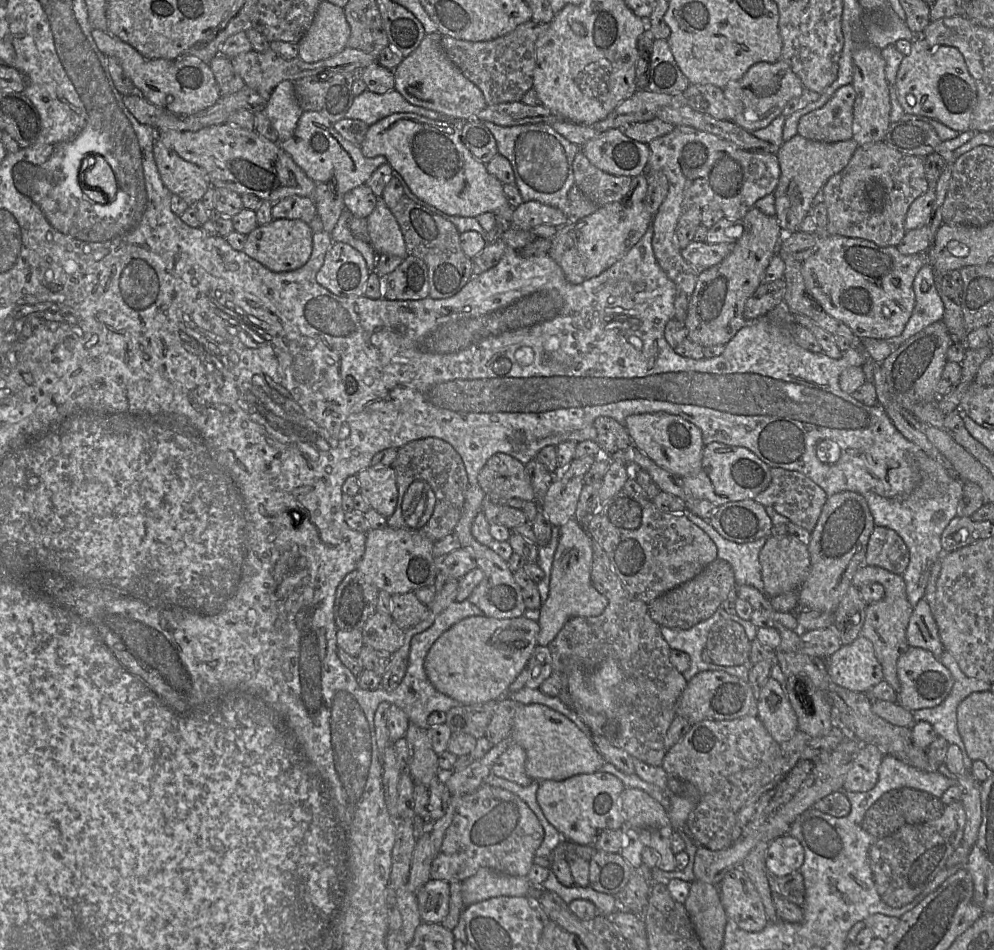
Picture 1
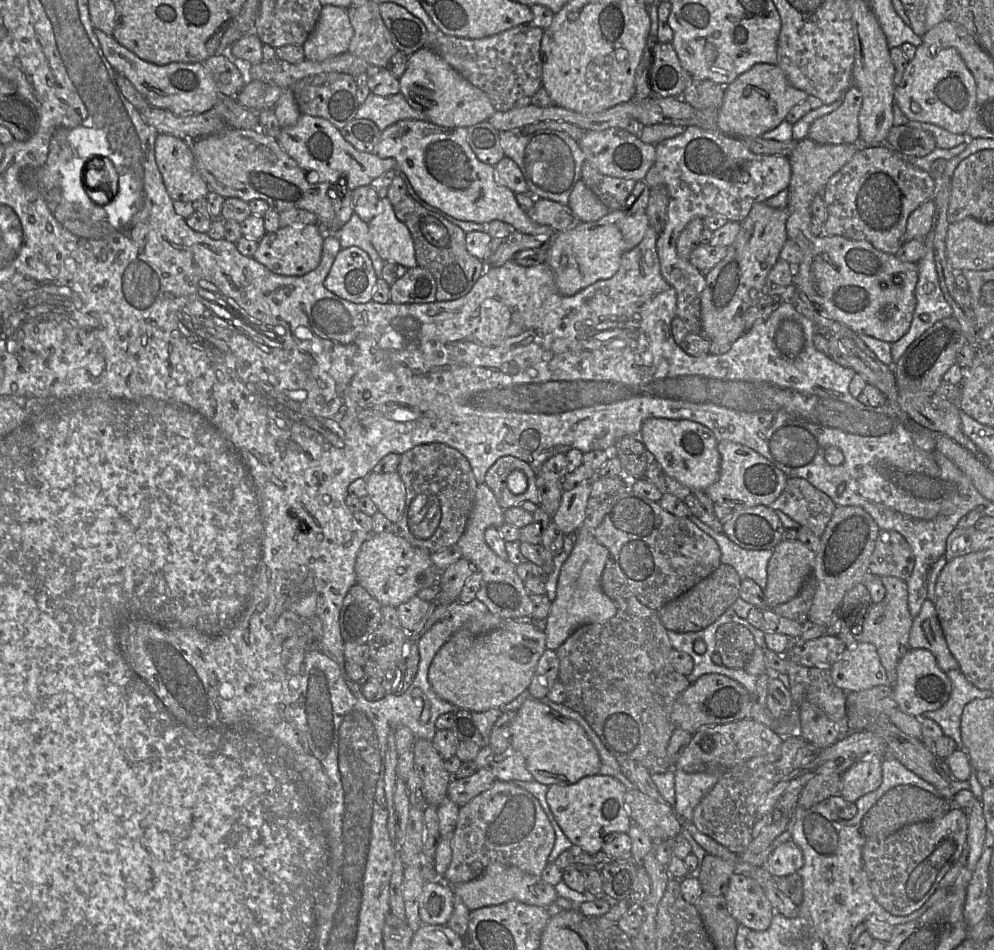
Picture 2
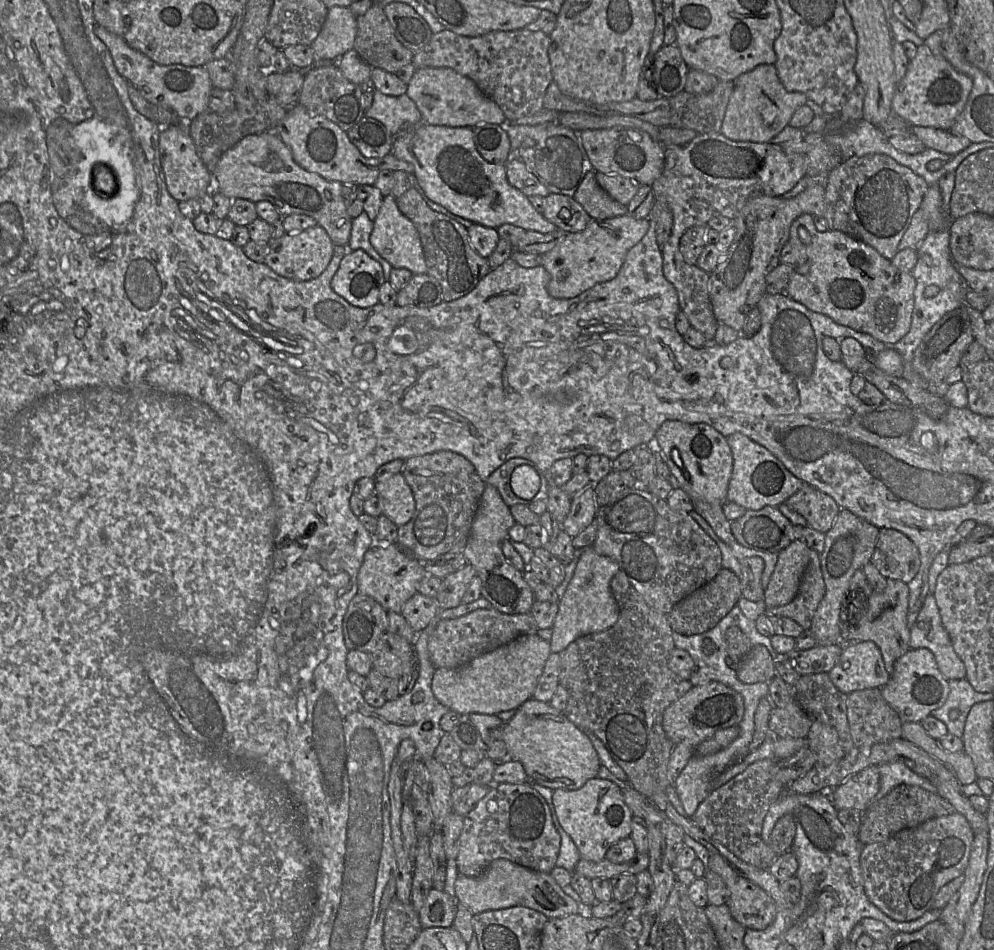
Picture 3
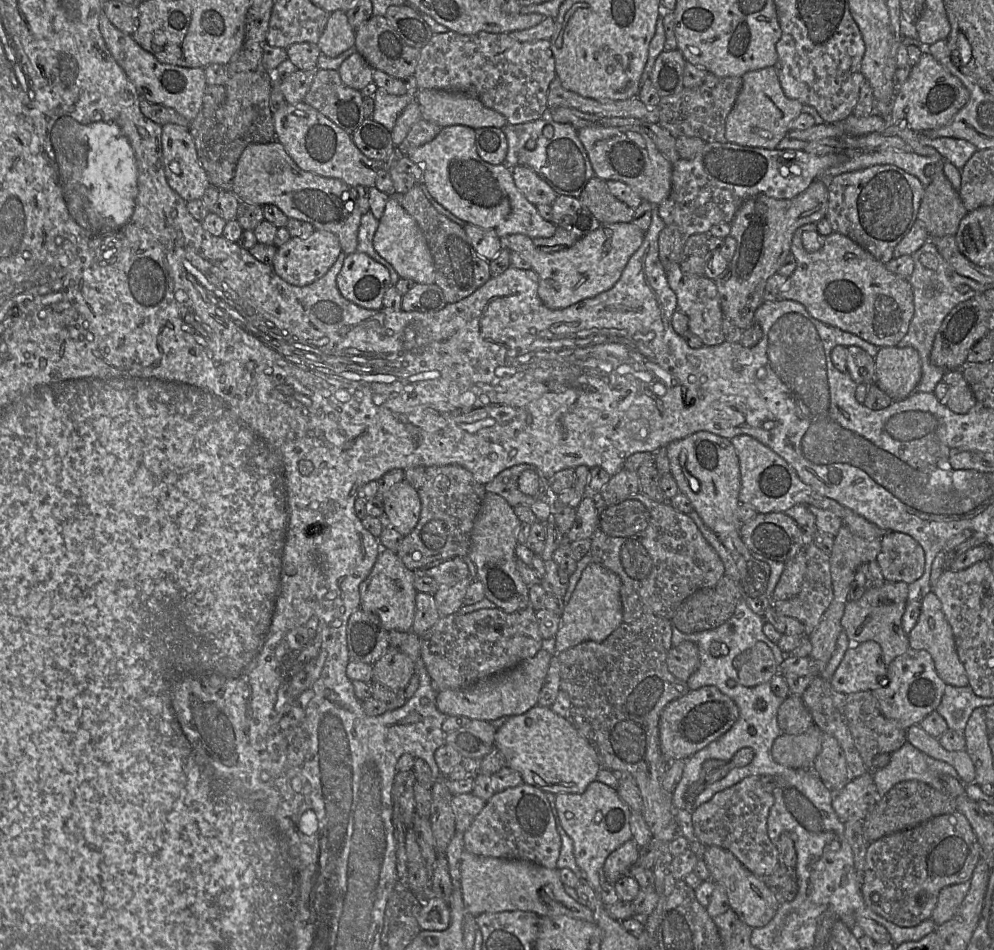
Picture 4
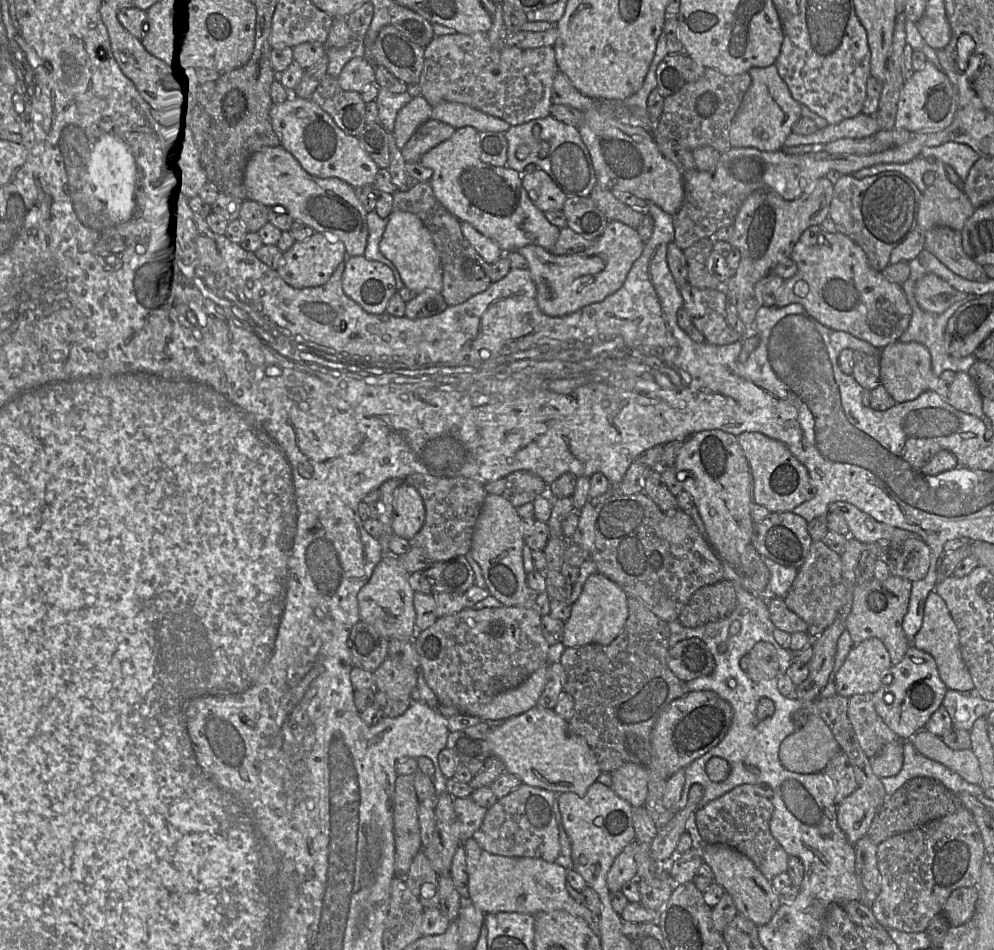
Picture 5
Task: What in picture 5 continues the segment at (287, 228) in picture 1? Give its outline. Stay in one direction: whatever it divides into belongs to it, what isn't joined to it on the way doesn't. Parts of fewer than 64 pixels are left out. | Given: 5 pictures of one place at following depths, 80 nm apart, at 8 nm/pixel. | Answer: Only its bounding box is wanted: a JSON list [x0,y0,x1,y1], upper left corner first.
[277,232,348,289]

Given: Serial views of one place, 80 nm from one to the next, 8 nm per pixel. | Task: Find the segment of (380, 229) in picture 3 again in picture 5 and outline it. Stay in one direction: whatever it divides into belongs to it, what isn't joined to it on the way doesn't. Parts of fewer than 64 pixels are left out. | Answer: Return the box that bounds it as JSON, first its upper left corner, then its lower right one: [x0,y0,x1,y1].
[379,209,443,294]

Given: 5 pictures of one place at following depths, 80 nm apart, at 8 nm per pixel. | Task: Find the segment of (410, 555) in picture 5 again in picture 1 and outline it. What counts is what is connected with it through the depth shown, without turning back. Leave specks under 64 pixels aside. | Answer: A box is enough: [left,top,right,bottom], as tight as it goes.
[387,438,469,543]

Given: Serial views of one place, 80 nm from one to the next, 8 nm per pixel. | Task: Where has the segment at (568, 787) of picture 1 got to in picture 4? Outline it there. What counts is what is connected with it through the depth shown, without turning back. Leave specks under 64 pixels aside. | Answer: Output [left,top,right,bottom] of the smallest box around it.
[555,780,632,899]

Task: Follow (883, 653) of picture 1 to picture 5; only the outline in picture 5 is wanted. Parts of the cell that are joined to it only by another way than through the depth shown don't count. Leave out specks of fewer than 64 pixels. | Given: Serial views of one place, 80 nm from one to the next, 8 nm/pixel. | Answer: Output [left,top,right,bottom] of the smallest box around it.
[845,576,912,664]

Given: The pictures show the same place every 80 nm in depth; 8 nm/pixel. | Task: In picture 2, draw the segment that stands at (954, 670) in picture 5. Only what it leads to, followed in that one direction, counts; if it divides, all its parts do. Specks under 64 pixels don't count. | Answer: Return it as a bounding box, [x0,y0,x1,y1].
[908,599,959,673]

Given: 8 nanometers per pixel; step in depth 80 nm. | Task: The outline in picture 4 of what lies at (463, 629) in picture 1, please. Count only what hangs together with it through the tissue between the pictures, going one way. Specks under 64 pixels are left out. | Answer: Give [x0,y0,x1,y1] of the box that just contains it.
[436,649,552,721]

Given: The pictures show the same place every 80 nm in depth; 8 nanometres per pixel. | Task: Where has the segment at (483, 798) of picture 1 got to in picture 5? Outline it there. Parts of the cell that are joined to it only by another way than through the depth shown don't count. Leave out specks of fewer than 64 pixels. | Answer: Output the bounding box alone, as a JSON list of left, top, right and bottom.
[473,783,560,862]

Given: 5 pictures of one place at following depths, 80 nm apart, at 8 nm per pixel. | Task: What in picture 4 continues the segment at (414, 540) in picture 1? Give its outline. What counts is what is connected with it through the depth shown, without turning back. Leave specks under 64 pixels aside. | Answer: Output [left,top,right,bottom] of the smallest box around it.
[360,549,415,631]

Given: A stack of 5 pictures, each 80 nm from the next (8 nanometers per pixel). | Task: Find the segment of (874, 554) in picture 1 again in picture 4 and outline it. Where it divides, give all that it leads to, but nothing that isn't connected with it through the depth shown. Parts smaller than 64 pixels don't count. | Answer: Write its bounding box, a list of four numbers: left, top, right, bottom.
[875,531,925,584]

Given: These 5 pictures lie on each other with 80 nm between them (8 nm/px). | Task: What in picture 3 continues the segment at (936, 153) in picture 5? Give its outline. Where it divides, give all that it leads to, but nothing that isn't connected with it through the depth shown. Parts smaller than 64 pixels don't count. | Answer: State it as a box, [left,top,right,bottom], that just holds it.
[909,125,971,156]

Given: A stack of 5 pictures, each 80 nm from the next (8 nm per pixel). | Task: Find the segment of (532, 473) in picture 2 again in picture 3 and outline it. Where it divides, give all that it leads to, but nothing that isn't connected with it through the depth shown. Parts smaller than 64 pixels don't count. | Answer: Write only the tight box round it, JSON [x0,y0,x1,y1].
[485,458,537,507]

